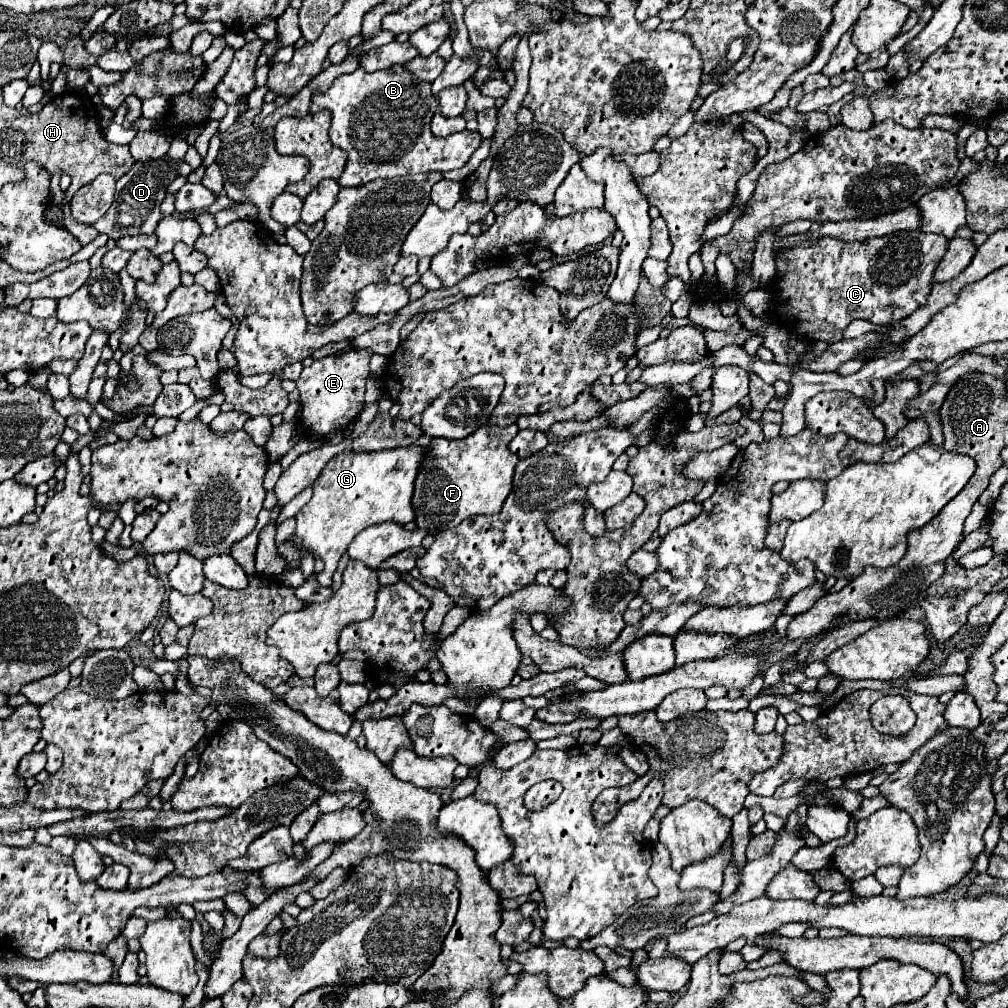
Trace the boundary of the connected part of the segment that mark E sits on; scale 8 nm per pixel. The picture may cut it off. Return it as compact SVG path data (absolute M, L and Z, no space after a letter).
M348 348L340 356L326 356L306 366L296 380L300 392L300 424L306 432L326 438L330 432L344 430L364 410L366 380L372 374L368 368L372 350Z

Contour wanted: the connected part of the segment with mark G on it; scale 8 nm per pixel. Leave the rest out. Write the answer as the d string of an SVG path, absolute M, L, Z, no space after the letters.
M418 446L378 450L378 452L352 452L350 450L350 452L342 452L342 454L334 456L326 464L326 468L320 474L320 480L314 484L312 500L296 514L296 532L294 532L294 536L298 536L302 540L302 544L324 562L324 570L318 574L320 586L332 584L332 574L334 574L342 554L346 552L348 544L354 540L354 536L358 532L362 532L364 528L368 528L372 524L380 524L380 522L406 524L406 522L414 520L414 510L410 506L410 498L414 492L416 470L420 466L424 452L426 452L426 448L418 448Z

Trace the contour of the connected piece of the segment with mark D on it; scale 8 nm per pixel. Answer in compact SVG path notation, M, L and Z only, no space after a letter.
M176 138L166 156L162 156L158 160L134 162L132 170L128 170L128 174L120 176L116 180L116 198L114 198L108 214L104 214L104 218L100 218L100 222L94 222L94 228L102 234L108 234L114 240L122 238L122 236L134 236L134 234L152 234L162 218L160 204L166 196L168 186L178 178L178 166L180 166L180 162L184 162L186 150L188 150L186 140Z

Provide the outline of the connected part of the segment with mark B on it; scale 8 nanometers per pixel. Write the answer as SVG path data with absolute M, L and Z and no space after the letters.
M400 64L372 74L358 68L352 74L336 78L330 90L312 98L310 112L324 108L332 110L332 144L348 152L346 170L338 180L340 186L362 186L376 178L456 170L470 160L482 142L482 136L470 130L448 138L432 136L430 120L438 108L438 100L432 98L428 82L418 80Z

